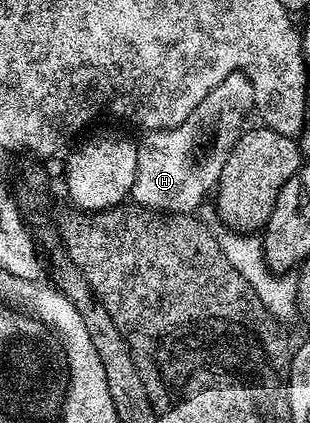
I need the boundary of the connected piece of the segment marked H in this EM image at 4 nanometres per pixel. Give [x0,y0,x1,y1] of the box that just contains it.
[130,70,254,216]

